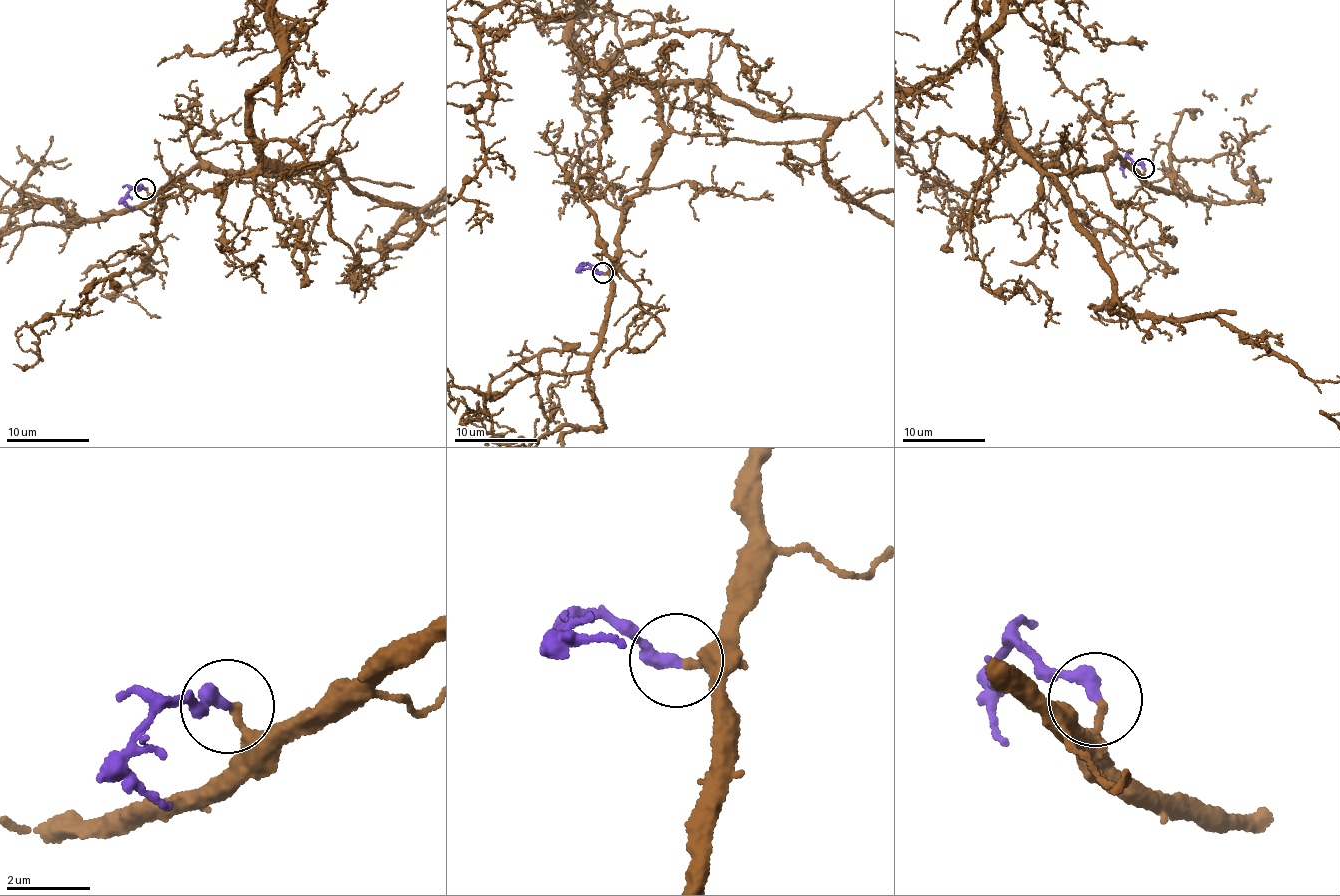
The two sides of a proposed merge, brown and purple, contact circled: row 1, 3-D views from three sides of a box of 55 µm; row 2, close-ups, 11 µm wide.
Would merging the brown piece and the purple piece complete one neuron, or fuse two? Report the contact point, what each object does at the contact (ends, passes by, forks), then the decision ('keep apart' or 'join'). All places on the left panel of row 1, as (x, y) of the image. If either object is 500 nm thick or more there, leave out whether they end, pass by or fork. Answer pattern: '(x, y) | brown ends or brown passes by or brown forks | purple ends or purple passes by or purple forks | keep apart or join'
(144, 188) | brown ends | purple ends | join

